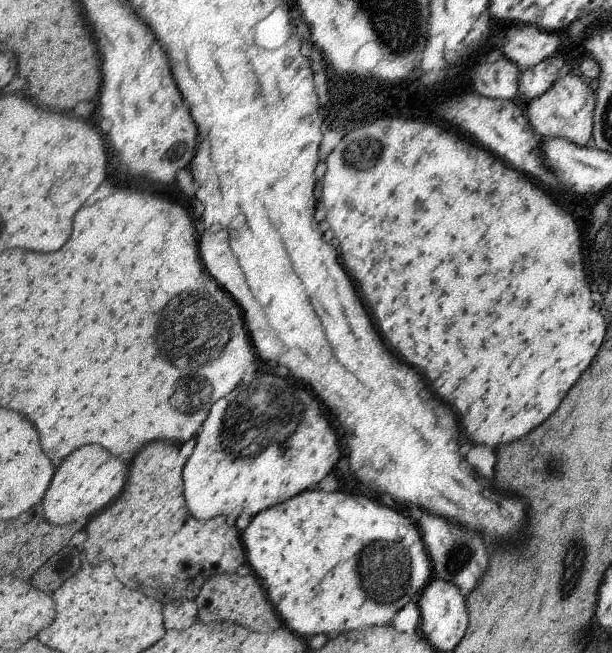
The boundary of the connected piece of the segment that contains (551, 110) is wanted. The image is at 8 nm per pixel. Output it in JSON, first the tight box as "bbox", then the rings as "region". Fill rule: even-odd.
{"bbox":[527,72,594,146],"region":[[[566,72],[562,75],[550,90],[546,90],[542,96],[530,99],[527,118],[533,131],[544,142],[552,138],[566,138],[578,146],[587,146],[592,138],[592,114],[594,114],[594,90],[582,82],[582,78],[576,78]]]}

